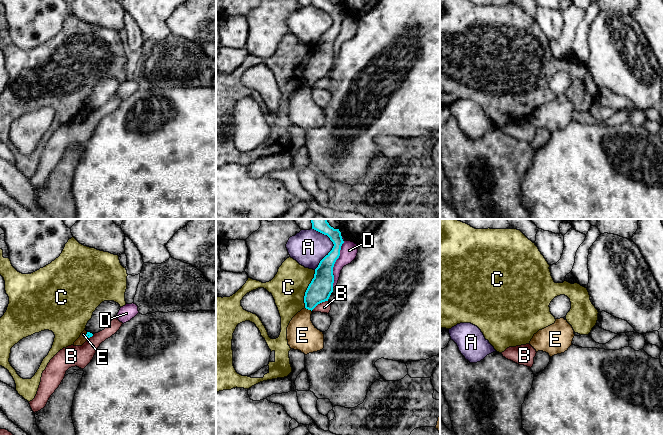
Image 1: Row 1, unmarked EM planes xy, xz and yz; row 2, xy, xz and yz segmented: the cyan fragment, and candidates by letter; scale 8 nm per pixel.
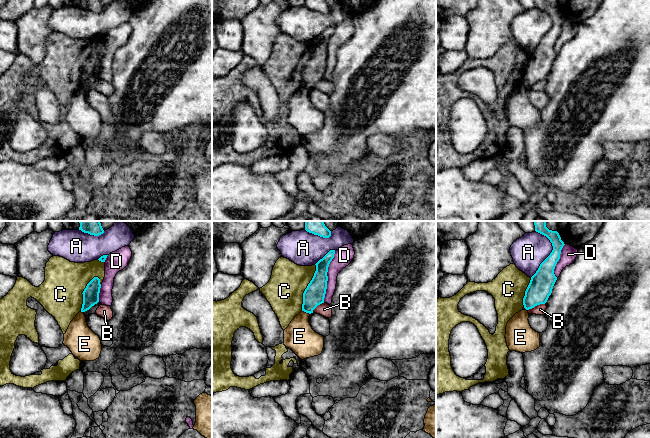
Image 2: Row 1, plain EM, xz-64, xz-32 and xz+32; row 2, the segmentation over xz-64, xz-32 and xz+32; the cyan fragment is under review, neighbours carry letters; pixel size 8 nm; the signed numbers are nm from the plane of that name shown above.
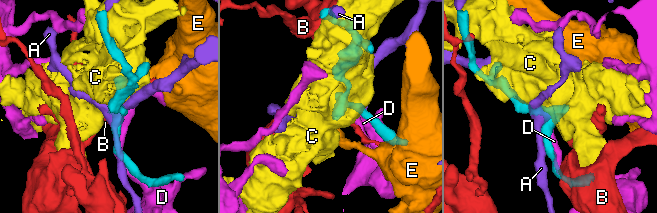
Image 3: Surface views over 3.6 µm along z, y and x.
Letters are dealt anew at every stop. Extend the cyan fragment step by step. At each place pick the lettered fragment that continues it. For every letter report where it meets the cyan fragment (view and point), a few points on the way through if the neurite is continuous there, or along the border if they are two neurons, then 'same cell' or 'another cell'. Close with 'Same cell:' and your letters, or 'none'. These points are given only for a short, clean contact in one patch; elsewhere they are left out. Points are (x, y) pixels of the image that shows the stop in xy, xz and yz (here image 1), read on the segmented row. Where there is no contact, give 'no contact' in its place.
A: meets cyan in xz at (334, 245); another cell
B: meets cyan in xz at (319, 303); border along xz (327, 300), (318, 303), (311, 310); another cell
C: meets cyan in xz at (307, 289); another cell
D: meets cyan in xz at (334, 263); another cell
E: meets cyan in xz at (308, 309); border along xz (305, 307), (311, 311); another cell
Same cell: none

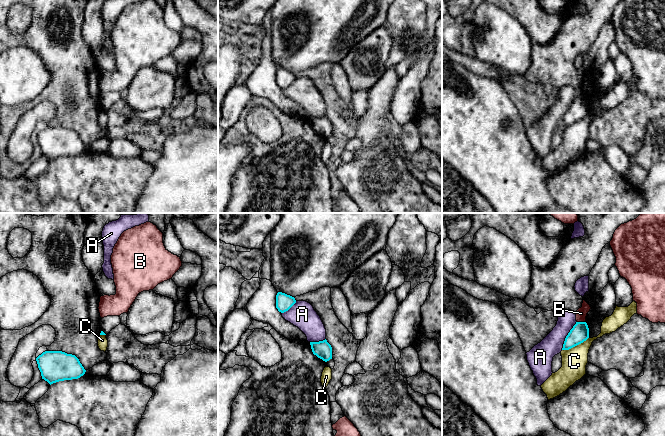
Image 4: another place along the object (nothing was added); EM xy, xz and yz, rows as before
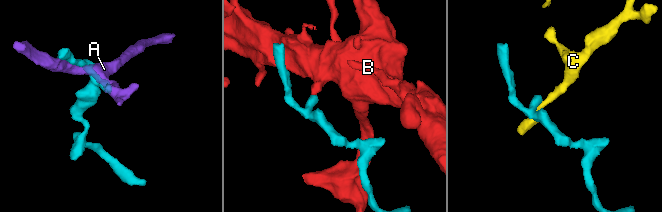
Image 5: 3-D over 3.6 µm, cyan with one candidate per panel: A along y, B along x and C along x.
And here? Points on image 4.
A: meets cyan in yz at (567, 335); another cell
B: meets cyan in yz at (581, 322); border along yz (577, 321), (584, 322); another cell
C: meets cyan in yz at (575, 345); border along yz (588, 337), (582, 342), (562, 350); another cell
Same cell: none

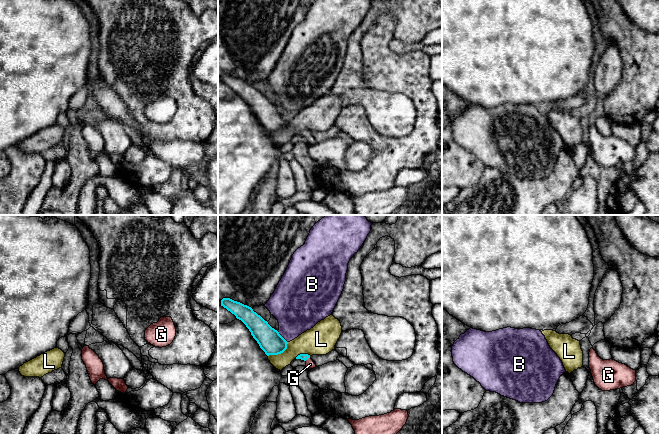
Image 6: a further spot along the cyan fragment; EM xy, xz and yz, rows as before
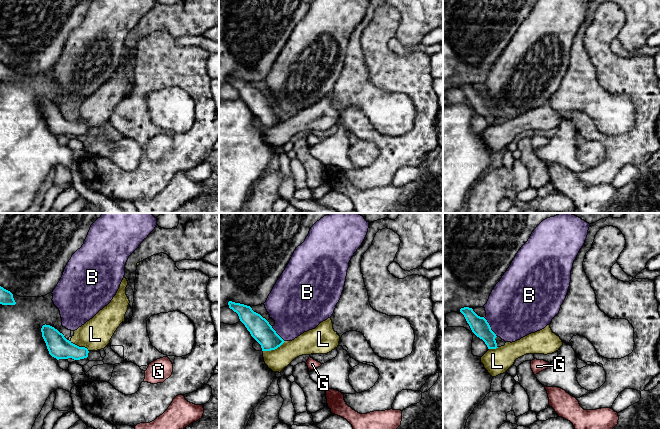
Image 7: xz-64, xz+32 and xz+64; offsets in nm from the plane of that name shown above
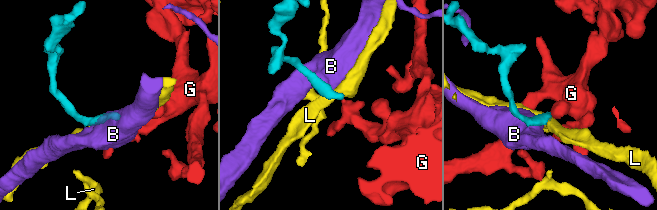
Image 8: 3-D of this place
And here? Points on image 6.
B: meets cyan in xz at (282, 337); border along xz (277, 331), (287, 342); another cell
G: meets cyan in xz at (307, 358); runs through xz (304, 357), (307, 358), (310, 364); same cell
L: meets cyan in xz at (280, 353); border along xz (288, 342), (287, 347), (282, 352), (268, 356); another cell
Same cell: G

